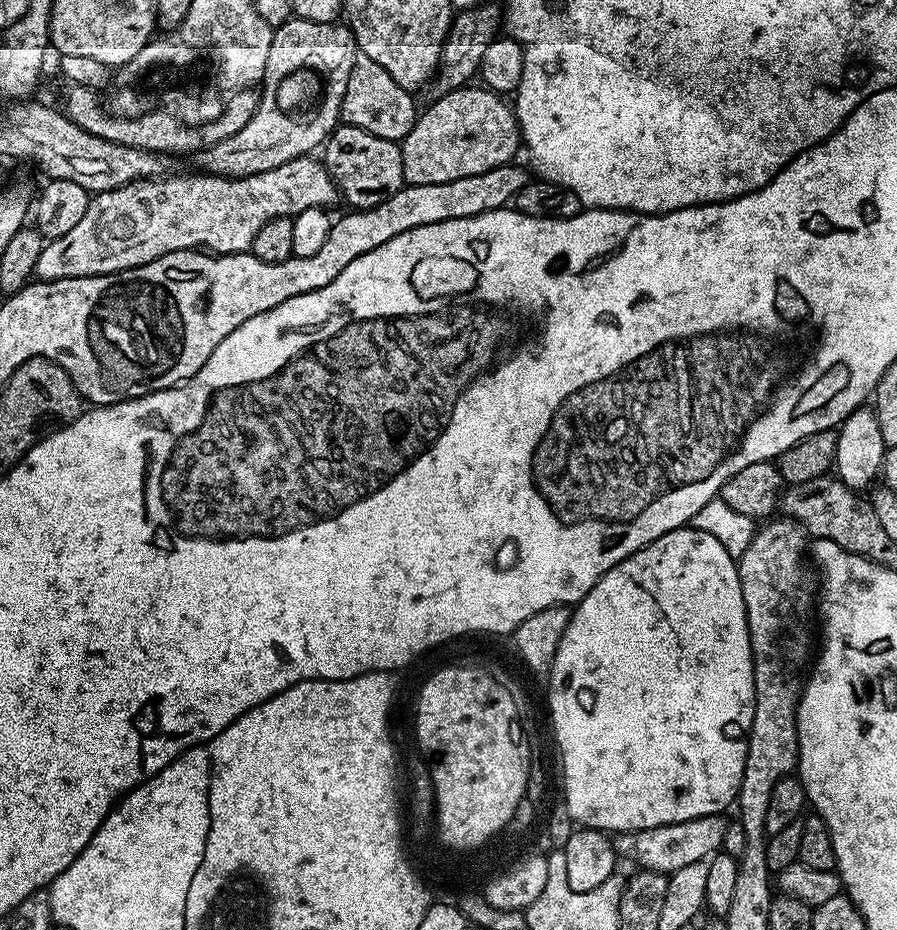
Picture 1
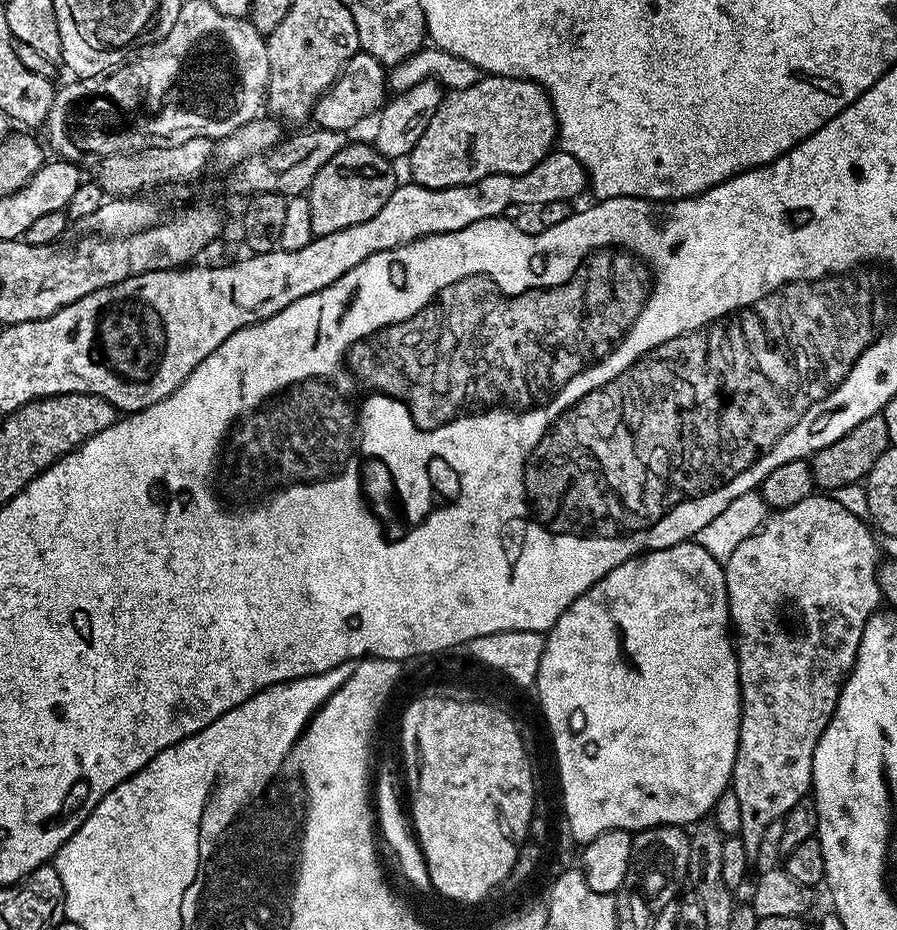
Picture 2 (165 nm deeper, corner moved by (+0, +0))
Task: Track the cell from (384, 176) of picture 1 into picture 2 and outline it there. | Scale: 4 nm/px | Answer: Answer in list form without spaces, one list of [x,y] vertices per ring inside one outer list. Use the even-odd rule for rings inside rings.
[[[371,143],[345,144],[314,178],[307,190],[310,202],[310,219],[314,225],[314,237],[334,234],[334,230],[346,230],[346,226],[358,226],[358,222],[366,222],[366,218],[374,218],[382,206],[394,194],[398,186],[396,172],[392,169],[393,161]]]

